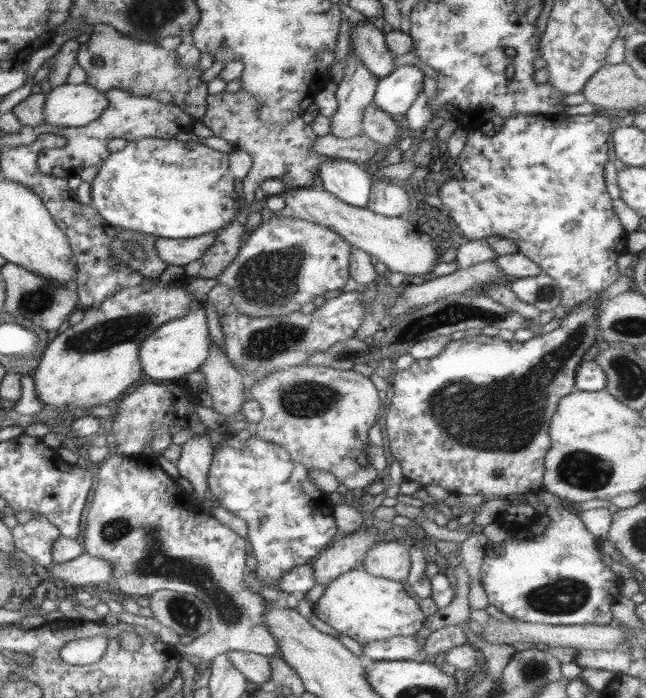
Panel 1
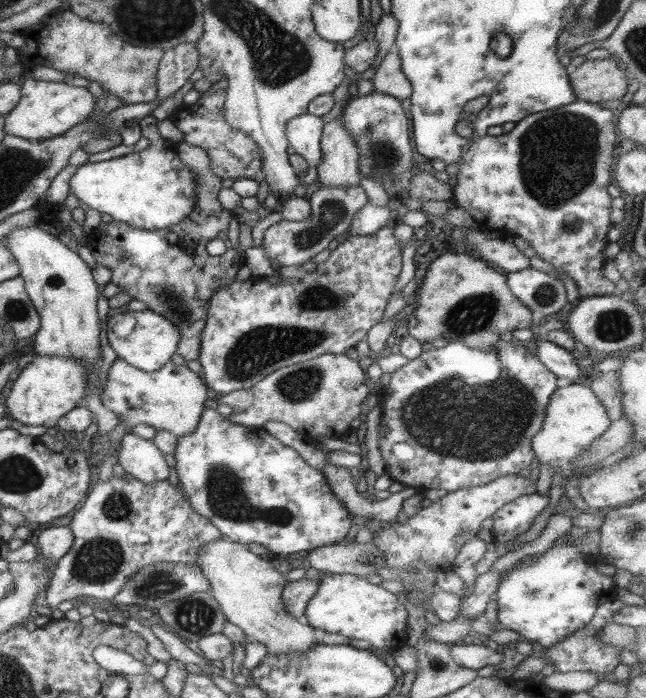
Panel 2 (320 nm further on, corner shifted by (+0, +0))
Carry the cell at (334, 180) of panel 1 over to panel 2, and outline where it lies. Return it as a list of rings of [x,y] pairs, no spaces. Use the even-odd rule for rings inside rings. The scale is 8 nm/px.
[[[302,114],[286,123],[285,137],[296,154],[302,155],[310,166],[318,168],[321,161],[321,136],[325,123],[312,114]]]

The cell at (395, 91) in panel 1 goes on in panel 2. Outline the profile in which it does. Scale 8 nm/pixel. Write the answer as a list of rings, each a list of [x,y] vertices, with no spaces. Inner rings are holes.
[[[373,91],[368,96],[354,95],[342,111],[342,123],[355,140],[358,149],[360,175],[373,177],[391,195],[390,185],[398,181],[404,172],[415,169],[412,164],[412,138],[410,118],[402,108],[401,101],[394,96]]]

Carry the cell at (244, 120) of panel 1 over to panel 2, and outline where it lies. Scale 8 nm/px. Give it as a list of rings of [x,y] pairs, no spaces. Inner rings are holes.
[[[218,80],[208,91],[201,93],[195,108],[181,107],[170,117],[170,120],[183,134],[181,142],[198,146],[207,152],[211,160],[212,173],[221,180],[232,178],[265,182],[260,148],[245,132],[232,128],[224,119],[226,91],[227,82]]]

